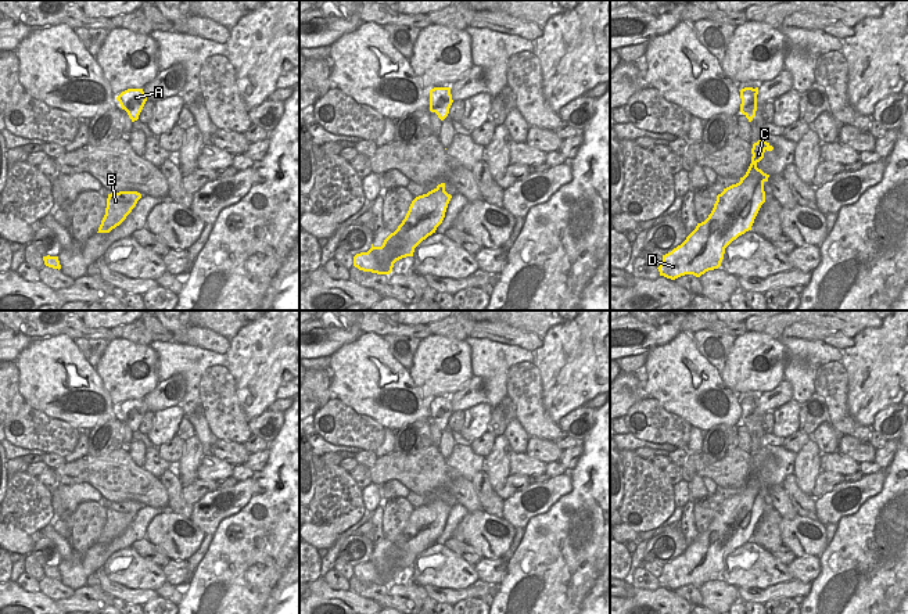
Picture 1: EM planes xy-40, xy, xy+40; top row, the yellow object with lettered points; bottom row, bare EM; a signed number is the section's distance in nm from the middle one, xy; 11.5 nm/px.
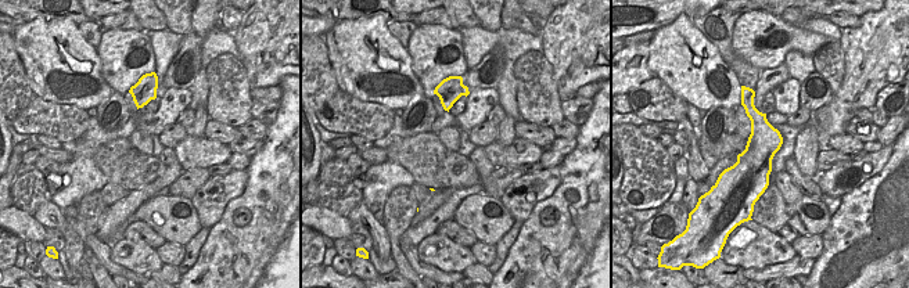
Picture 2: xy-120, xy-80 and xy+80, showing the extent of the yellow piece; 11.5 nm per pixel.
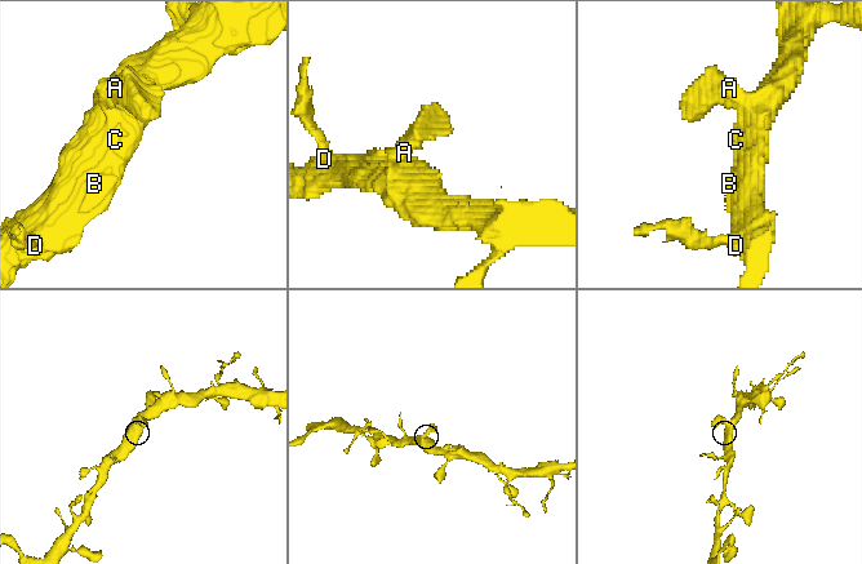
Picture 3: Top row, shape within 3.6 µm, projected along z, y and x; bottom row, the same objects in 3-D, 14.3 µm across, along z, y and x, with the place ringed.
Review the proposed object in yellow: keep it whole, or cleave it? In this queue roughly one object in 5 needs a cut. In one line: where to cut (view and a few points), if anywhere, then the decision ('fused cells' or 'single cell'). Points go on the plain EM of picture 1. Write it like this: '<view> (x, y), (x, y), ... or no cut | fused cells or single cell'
no cut | single cell

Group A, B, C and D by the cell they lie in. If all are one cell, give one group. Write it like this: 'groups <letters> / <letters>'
groups A B C D

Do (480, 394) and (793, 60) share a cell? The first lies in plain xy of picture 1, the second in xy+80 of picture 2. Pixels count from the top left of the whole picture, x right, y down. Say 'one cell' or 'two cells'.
two cells

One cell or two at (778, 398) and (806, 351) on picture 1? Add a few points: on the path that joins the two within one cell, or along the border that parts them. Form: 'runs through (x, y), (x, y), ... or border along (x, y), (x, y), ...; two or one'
border along (783, 377), (790, 386), (793, 398); two

